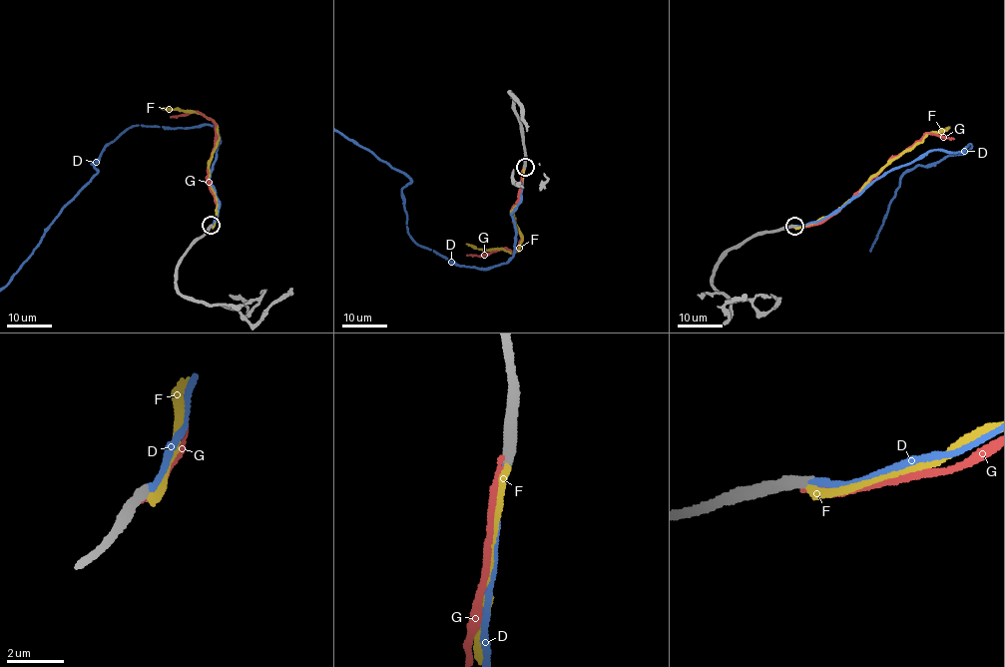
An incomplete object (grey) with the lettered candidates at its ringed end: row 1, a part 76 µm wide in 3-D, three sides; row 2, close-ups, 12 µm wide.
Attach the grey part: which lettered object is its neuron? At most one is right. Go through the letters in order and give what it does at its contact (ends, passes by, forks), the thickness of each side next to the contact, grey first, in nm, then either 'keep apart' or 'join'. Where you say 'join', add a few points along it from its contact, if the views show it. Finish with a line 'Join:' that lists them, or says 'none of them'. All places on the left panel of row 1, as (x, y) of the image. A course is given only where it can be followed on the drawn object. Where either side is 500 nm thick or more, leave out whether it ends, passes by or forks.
D: it ends; calibres 360 and 240 nm; join
F: it ends; calibres 380 and 280 nm; keep apart
G: it ends; calibres 400 and 200 nm; keep apart
Join: D

